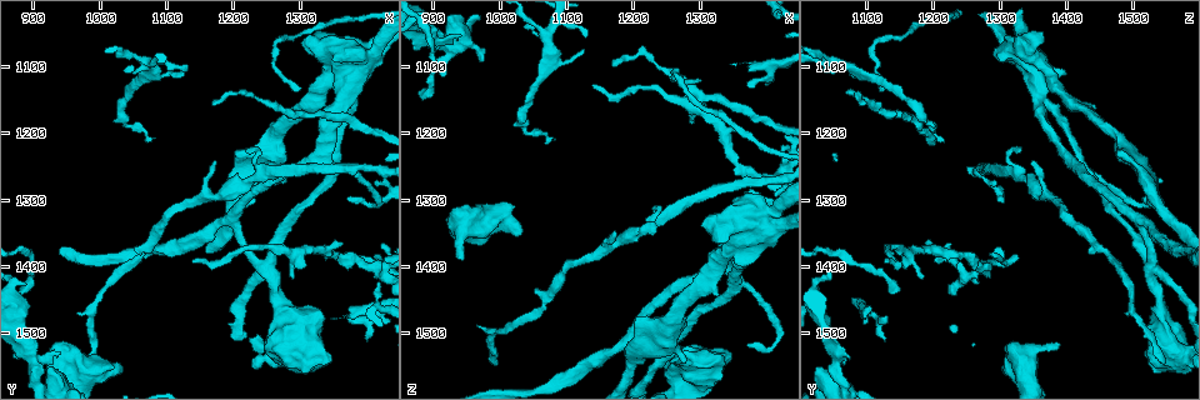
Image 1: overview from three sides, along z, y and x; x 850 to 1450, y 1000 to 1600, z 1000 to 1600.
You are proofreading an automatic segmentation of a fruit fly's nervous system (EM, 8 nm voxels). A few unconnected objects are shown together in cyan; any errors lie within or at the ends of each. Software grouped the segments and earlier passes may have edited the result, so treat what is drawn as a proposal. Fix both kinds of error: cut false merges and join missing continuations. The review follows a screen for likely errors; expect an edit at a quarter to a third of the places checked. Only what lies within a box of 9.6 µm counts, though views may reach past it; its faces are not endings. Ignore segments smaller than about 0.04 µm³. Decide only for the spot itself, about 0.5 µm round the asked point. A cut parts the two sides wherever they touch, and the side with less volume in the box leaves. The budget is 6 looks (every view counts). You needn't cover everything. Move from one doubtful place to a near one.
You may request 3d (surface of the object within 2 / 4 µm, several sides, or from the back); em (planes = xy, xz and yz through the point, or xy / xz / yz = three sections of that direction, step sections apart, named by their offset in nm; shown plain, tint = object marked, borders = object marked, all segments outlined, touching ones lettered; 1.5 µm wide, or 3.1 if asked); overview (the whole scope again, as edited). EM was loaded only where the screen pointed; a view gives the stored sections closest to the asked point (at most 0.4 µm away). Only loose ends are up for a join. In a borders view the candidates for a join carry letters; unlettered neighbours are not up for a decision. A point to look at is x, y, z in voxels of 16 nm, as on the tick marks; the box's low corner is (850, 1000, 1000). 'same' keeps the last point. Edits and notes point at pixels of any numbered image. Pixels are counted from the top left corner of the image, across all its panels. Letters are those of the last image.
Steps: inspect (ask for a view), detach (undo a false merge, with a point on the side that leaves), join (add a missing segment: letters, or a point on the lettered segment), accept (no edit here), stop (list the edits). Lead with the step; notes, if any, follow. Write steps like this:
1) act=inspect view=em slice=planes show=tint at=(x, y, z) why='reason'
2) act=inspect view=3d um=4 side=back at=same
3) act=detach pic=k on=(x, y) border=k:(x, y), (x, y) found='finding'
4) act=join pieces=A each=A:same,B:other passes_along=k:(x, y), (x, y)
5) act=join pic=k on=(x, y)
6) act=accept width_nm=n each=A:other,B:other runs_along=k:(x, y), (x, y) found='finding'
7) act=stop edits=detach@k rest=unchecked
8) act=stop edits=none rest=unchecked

act=inspect view=em slice=planes show=borders at=(1130, 1105, 1055)

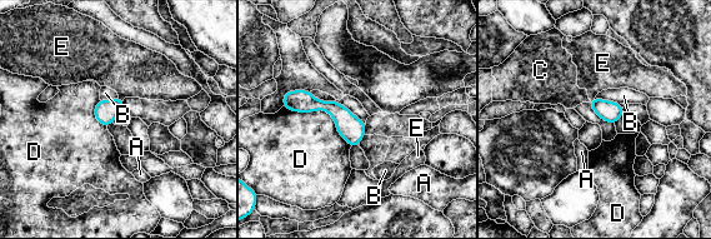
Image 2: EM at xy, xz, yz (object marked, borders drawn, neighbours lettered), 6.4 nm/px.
act=accept width_nm=140 each=A:other,B:other,C:other,D:other,E:other runs_along=2:(298, 98), (330, 106), (356, 142) found='none of them fits'

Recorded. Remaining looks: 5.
act=inspect view=em slice=xz step=8 show=tint at=(950, 1515, 1390) why='branch stops here'

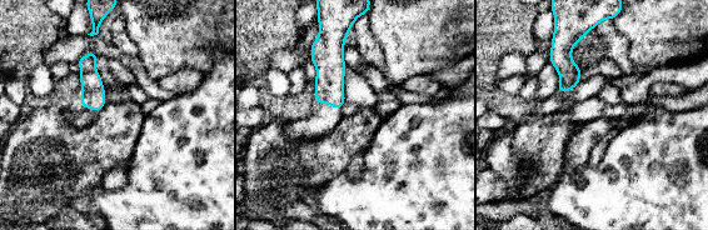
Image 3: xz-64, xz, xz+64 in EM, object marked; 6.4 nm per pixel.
act=inspect view=em slice=planes show=borders at=same why='cut it another way'

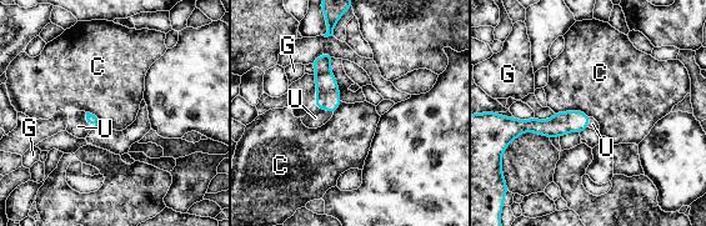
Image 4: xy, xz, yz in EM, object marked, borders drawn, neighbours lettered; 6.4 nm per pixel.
act=join pic=4 on=(315, 117) each=C:other,G:other,U:same found='the neuron continues'

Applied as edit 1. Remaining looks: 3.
act=stop edits=join@4 rest=unchecked

